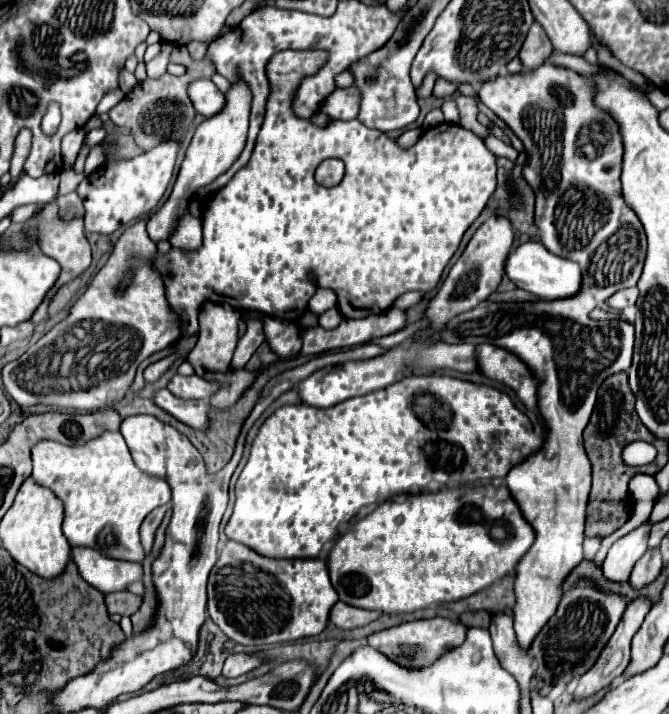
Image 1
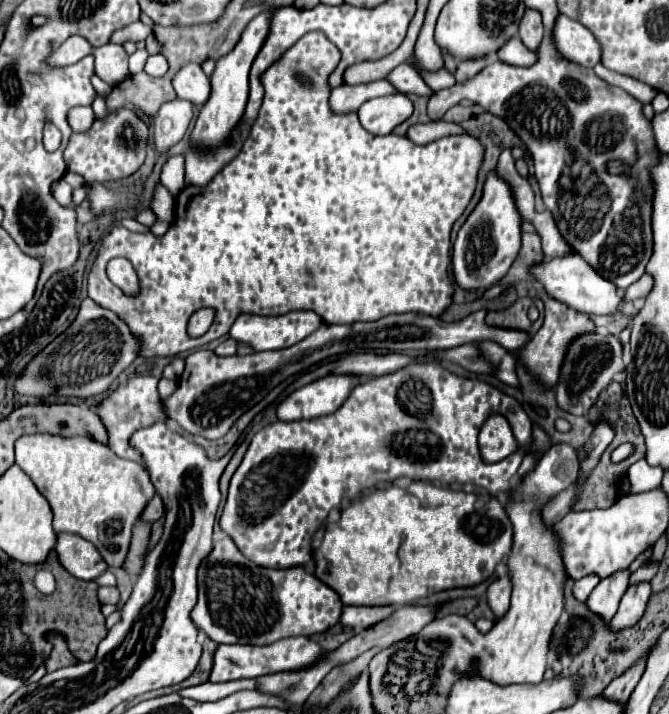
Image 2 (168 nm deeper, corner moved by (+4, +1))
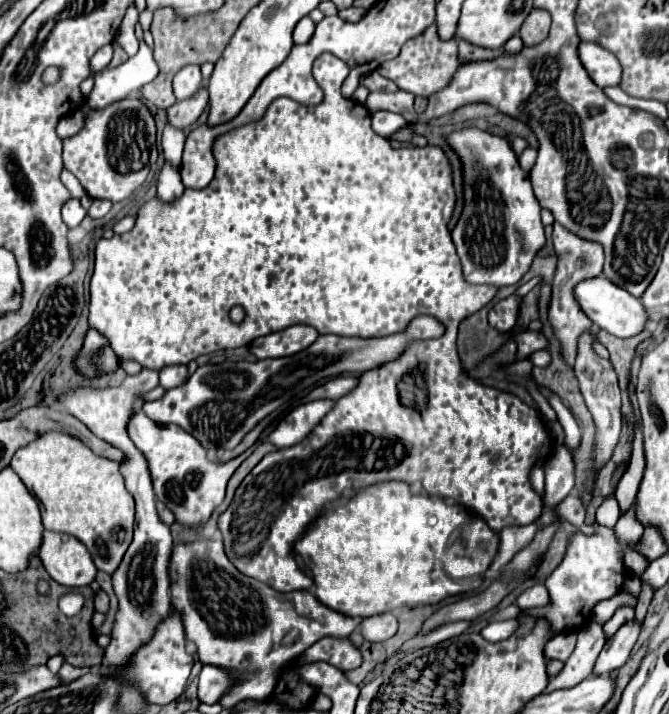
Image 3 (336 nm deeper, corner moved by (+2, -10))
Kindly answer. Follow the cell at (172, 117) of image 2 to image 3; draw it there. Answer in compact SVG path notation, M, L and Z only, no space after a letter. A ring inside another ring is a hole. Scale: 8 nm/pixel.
M204 85L190 99L174 103L174 107L168 109L168 121L174 127L186 129L190 123L194 123L202 115L202 111L204 111L206 105L208 105L208 89Z

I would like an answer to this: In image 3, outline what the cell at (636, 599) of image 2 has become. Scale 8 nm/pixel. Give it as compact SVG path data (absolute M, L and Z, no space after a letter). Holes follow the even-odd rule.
M626 623L622 625L616 635L606 641L604 649L600 651L598 659L596 659L596 665L594 665L594 675L600 677L600 675L608 675L616 669L620 669L628 657L630 657L630 651L638 639L638 633L640 633L640 625L638 623Z

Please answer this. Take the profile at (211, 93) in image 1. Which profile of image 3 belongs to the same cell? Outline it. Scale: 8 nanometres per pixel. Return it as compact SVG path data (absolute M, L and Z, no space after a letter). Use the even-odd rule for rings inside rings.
M200 65L182 67L182 69L174 75L174 95L176 95L178 101L188 99L190 95L194 95L194 91L198 91L198 87L202 87Z

